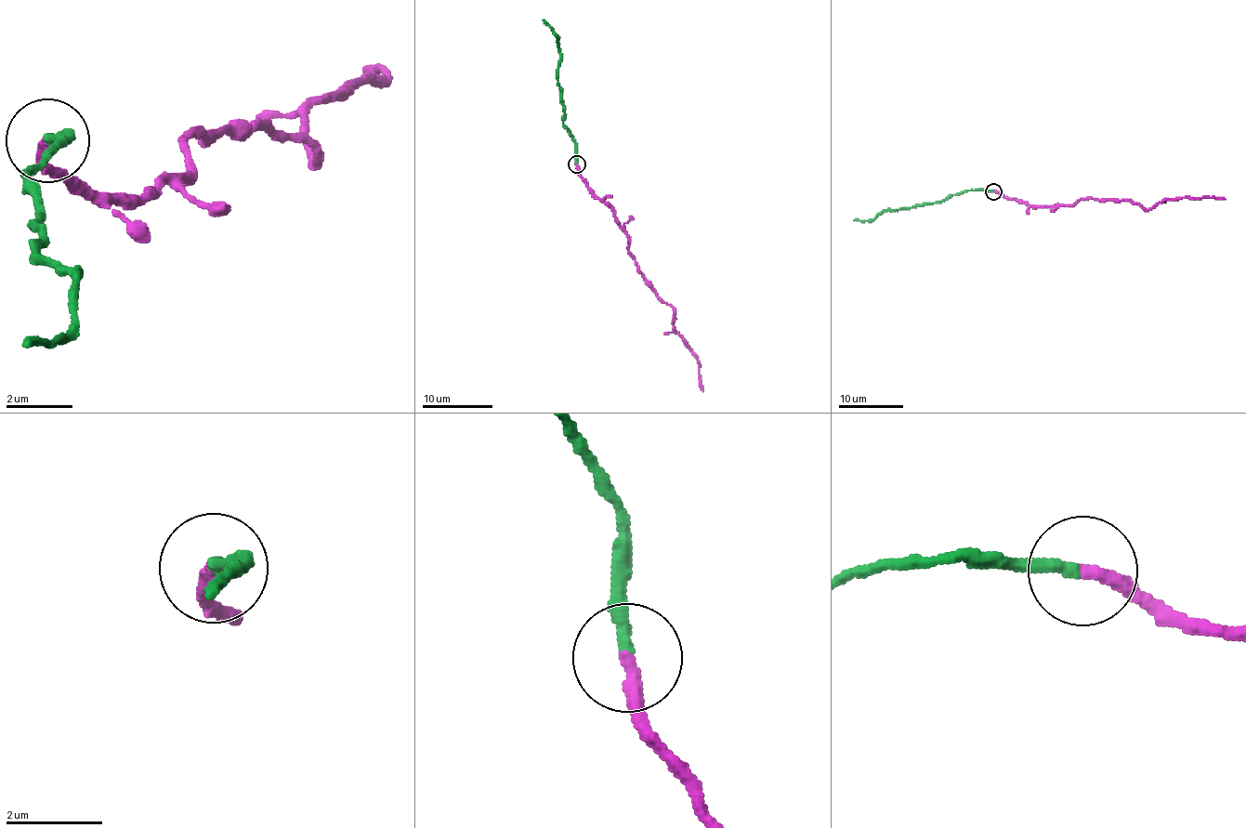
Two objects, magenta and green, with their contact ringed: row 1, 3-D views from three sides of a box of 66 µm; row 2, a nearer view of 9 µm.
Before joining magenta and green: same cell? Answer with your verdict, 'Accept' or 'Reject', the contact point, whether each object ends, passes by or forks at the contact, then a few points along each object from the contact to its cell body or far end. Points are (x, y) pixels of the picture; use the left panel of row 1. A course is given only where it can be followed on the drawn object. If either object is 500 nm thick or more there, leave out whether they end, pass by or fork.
Accept. Place: (47, 140). At the ring magenta ends. At the ring green ends. Course of magenta: (48, 142), (98, 196), (185, 182), (198, 130), (298, 132), (312, 162), (312, 104), (371, 74). Course of green: (51, 143), (66, 143), (25, 174), (34, 222), (46, 226), (34, 255), (82, 274), (60, 338), (20, 344)

